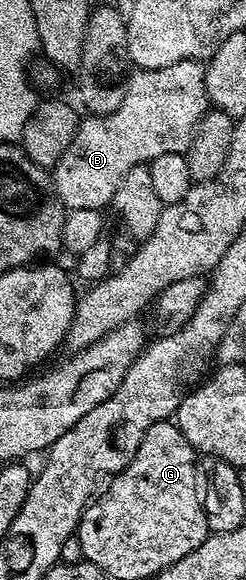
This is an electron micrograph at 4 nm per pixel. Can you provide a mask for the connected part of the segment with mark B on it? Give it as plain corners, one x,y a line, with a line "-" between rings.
182,61
160,69
135,69
127,77
125,99
117,111
106,117
87,115
80,120
73,143
65,147
65,155
50,170
51,183
64,210
106,210
114,202
117,187
125,179
125,171
150,163
157,155
186,154
193,131
209,108
206,93
206,71
203,61

